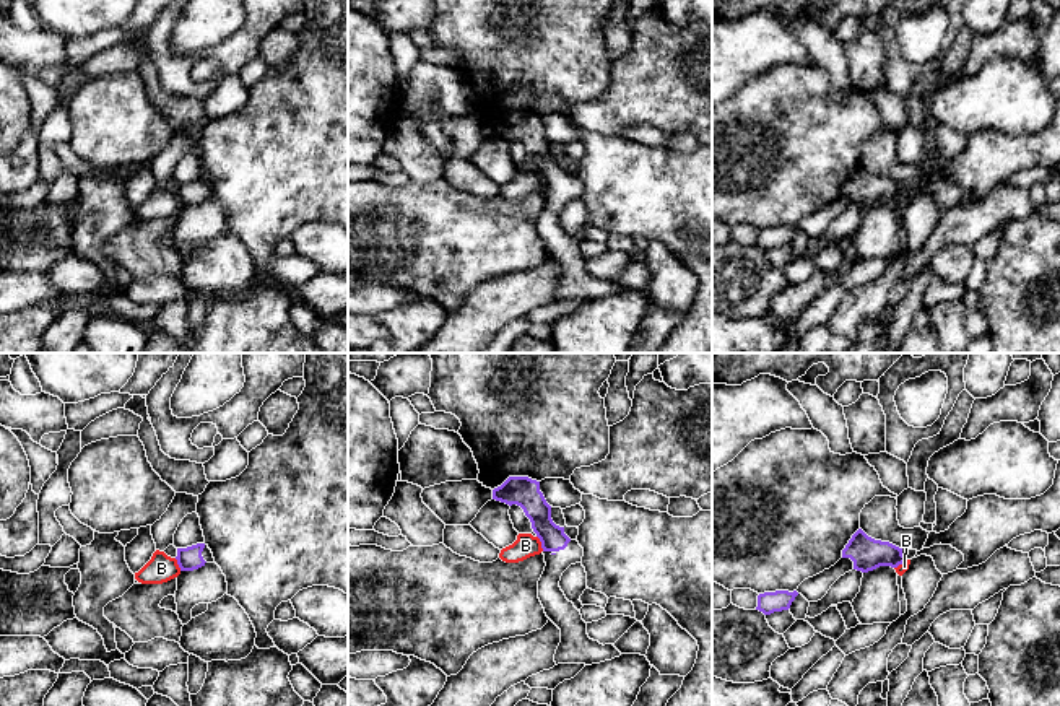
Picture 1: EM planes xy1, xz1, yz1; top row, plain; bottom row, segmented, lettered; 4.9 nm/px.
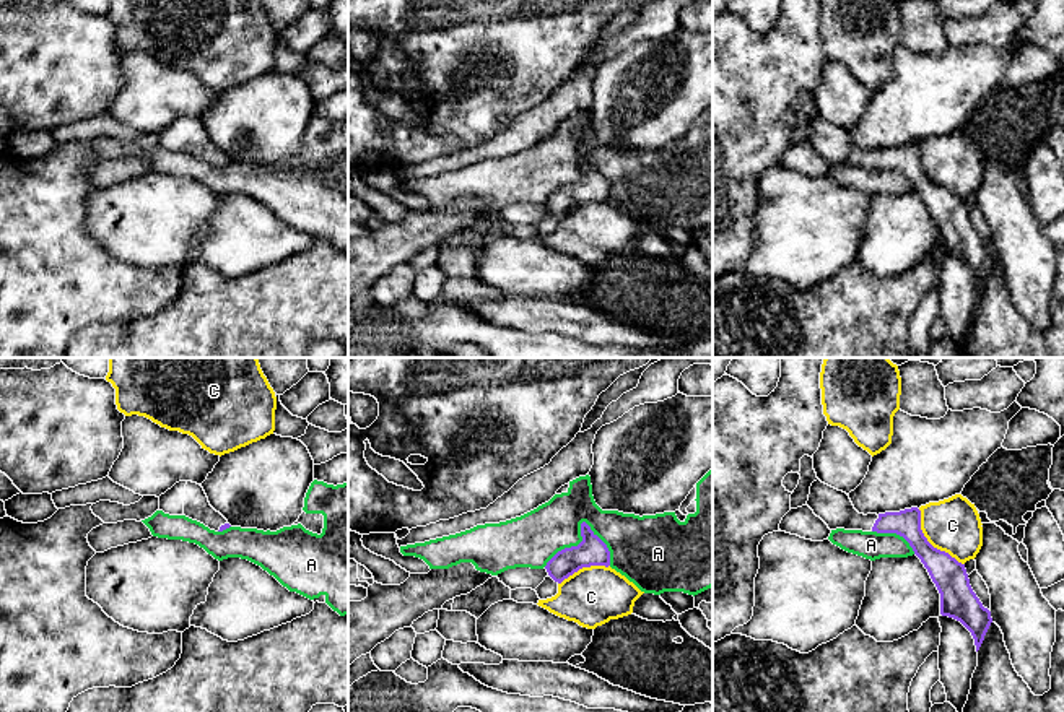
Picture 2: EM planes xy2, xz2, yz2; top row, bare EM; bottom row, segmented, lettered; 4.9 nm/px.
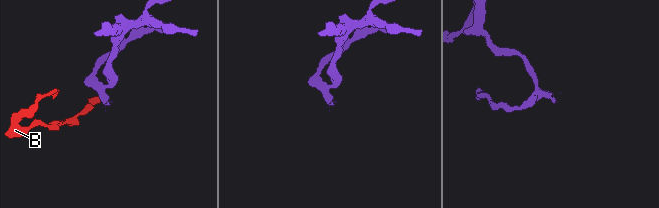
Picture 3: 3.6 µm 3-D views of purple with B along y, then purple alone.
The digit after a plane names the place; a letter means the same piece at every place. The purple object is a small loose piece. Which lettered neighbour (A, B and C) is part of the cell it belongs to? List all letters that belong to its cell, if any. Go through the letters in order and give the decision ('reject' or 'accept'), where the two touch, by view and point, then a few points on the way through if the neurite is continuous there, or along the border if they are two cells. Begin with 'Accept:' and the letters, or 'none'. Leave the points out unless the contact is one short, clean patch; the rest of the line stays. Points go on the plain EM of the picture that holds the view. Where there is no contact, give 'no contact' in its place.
Accept: none
A: reject | xz2 (581, 171) | along xz2 (610, 187), (583, 158), (581, 176), (562, 184), (544, 202)
B: reject | xz1 (542, 179) | along xz1 (537, 171), (543, 186)
C: reject | yz2 (929, 179)

